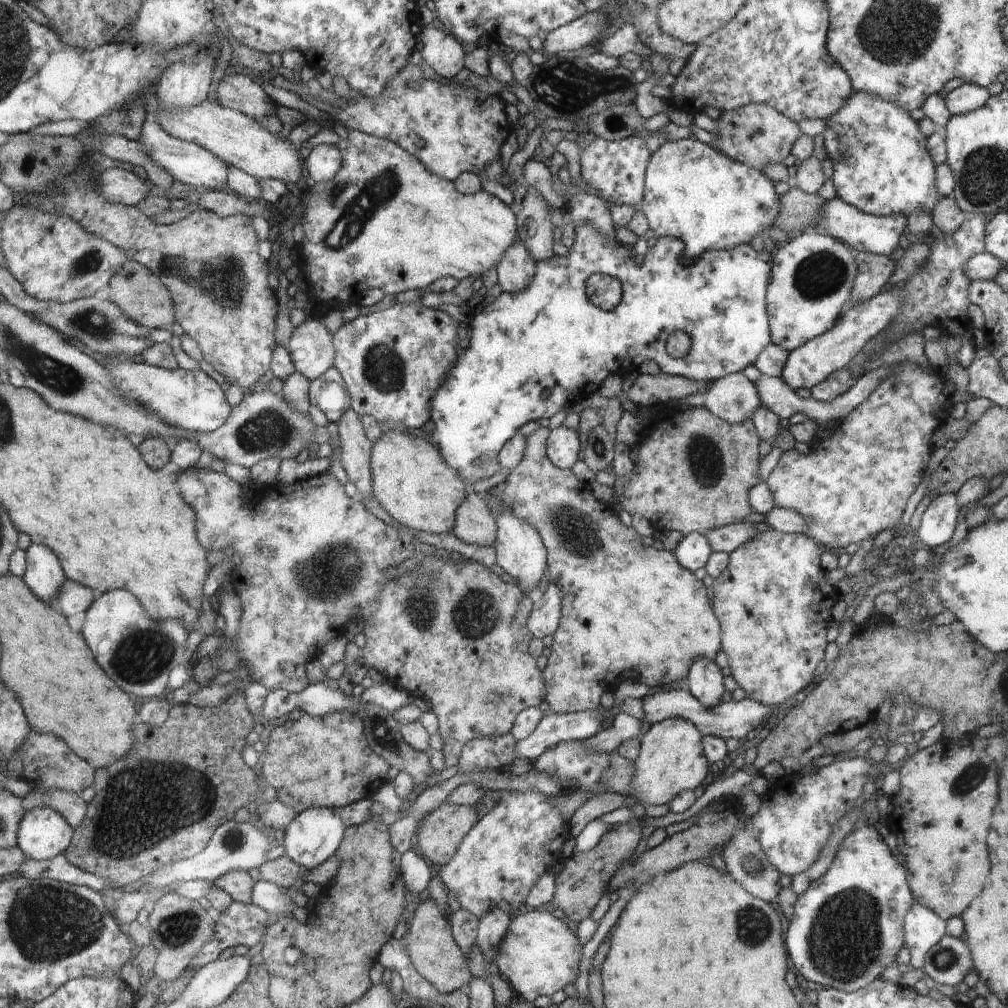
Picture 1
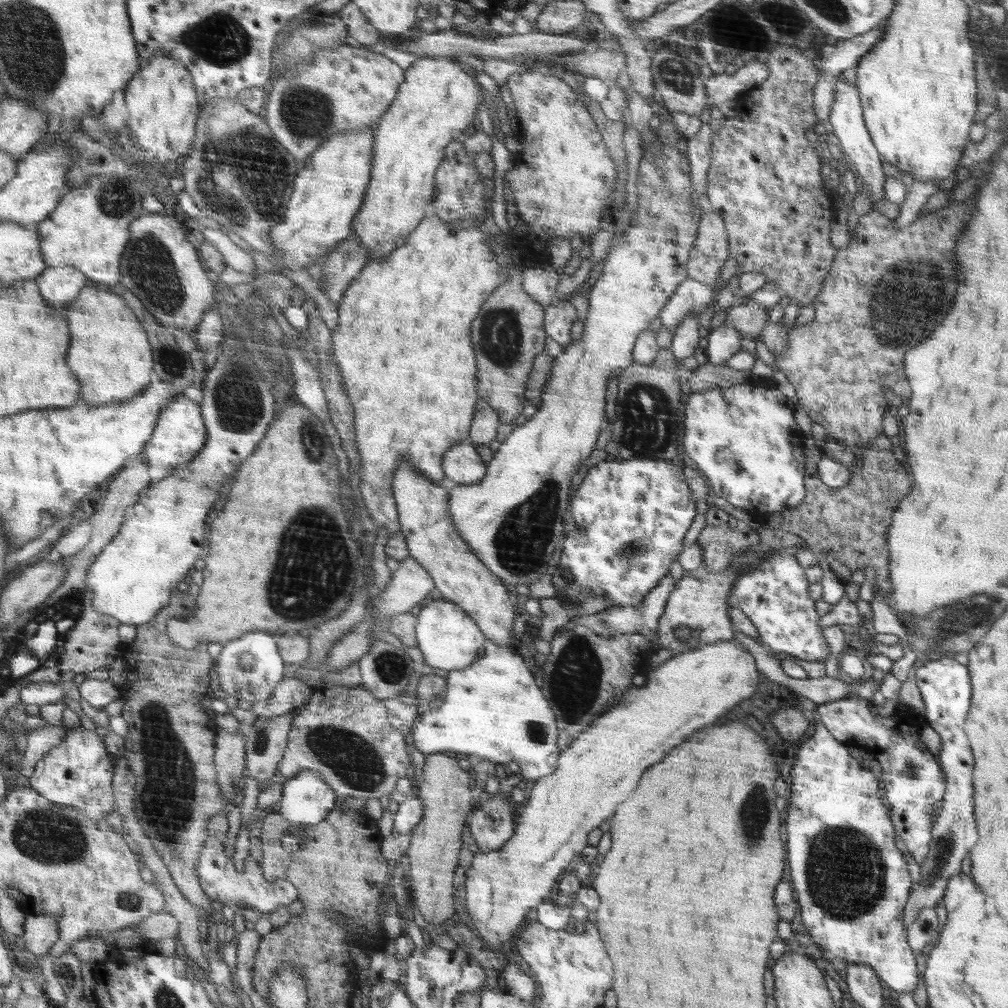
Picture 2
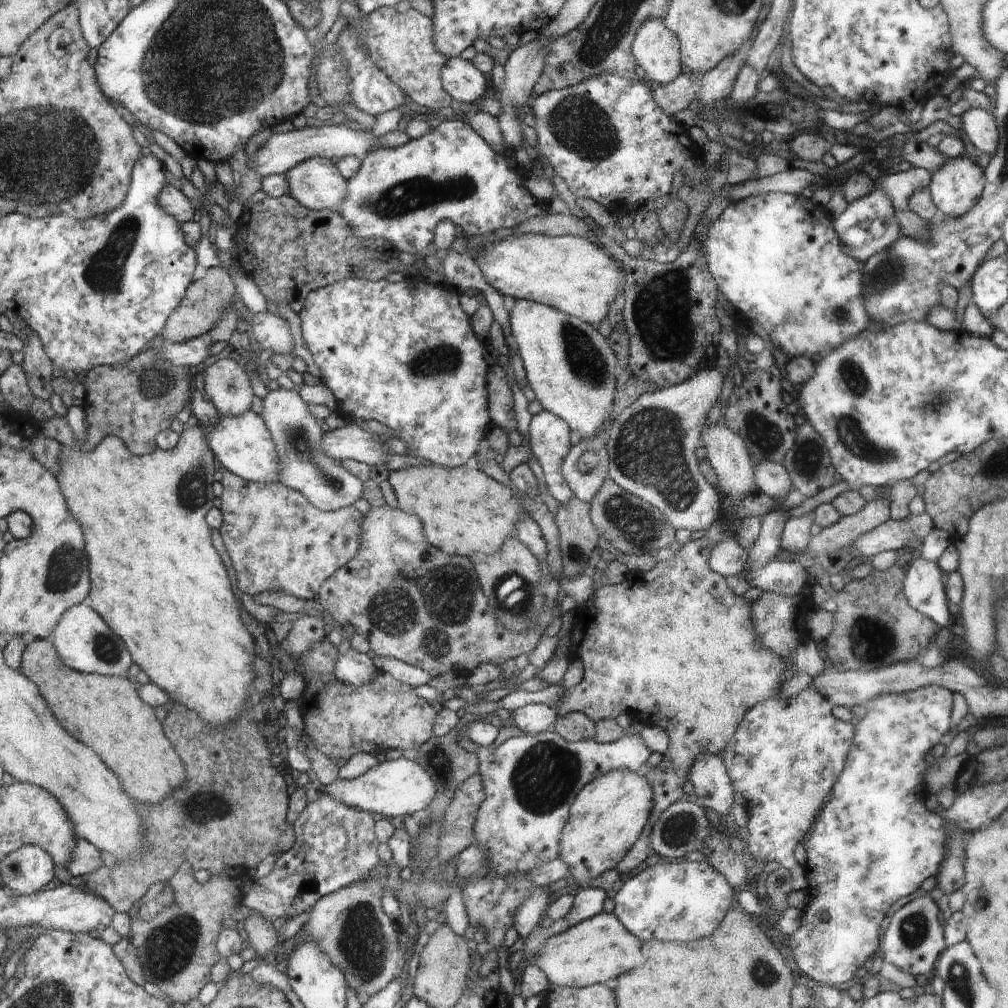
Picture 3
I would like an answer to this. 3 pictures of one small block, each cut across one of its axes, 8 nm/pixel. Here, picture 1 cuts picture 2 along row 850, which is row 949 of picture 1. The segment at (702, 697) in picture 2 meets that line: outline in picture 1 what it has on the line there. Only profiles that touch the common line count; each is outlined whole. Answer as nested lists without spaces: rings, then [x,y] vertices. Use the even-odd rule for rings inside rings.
[[[528,910],[512,917],[506,934],[493,948],[492,967],[510,984],[515,994],[533,1003],[538,996],[551,997],[567,984],[574,983],[582,956],[580,941],[568,930],[564,921],[554,918],[552,913]]]

